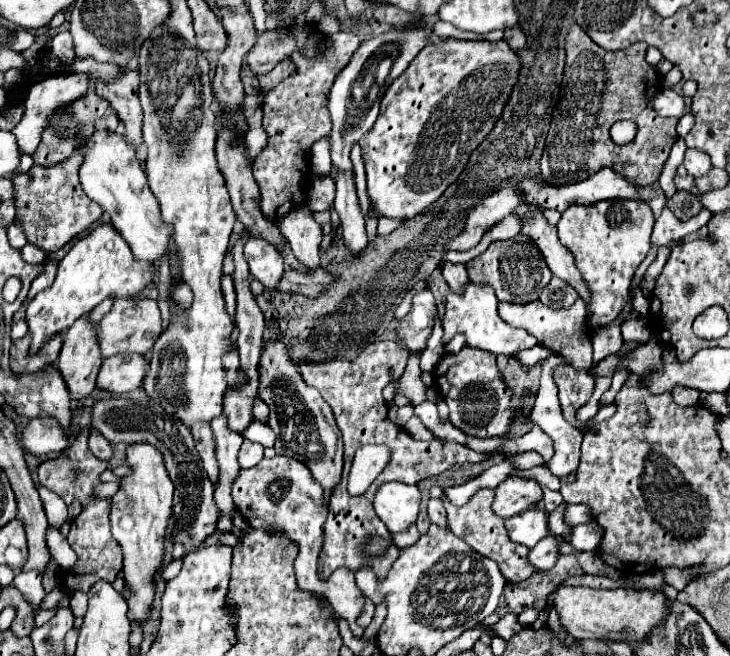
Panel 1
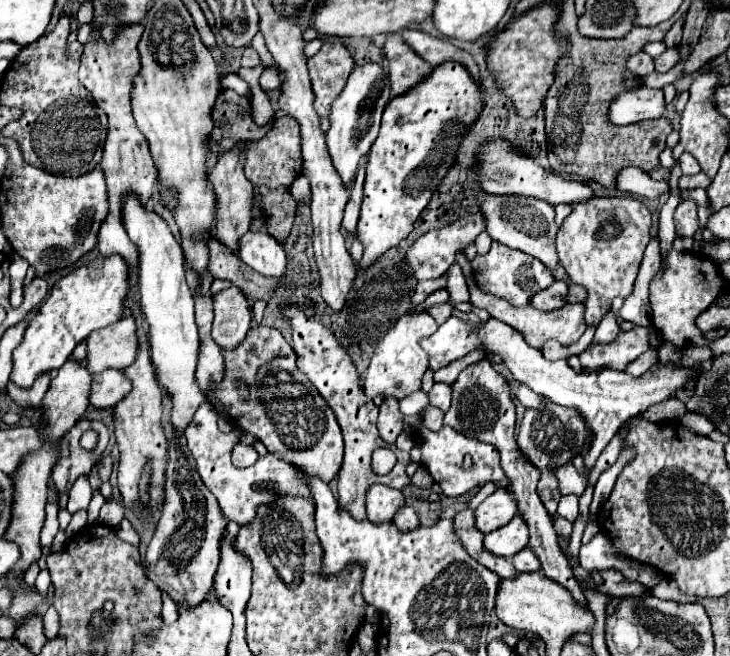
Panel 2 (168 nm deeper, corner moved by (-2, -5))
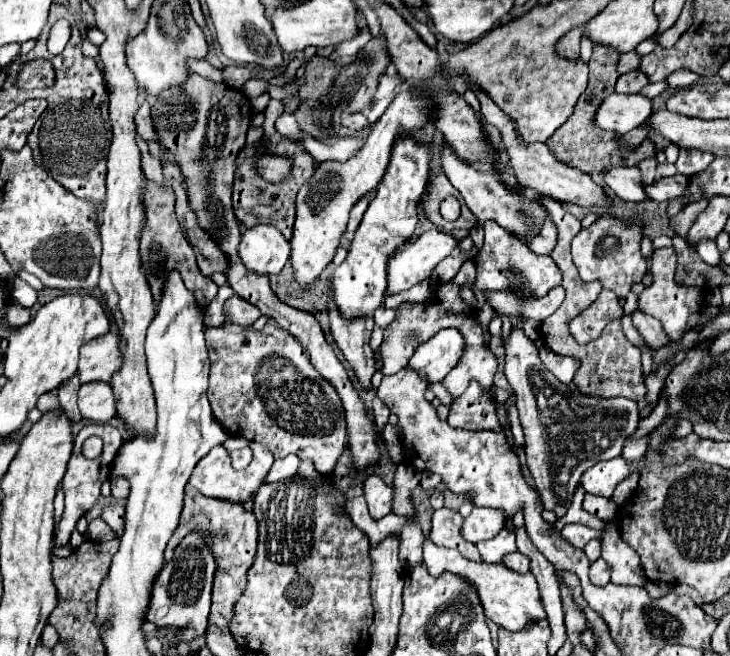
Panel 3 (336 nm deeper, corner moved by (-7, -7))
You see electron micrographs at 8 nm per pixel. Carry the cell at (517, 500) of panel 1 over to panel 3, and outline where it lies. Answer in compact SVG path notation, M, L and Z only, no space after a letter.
M475 507L471 515L463 523L463 537L471 543L479 543L483 539L493 539L505 525L507 515L503 509L487 509Z

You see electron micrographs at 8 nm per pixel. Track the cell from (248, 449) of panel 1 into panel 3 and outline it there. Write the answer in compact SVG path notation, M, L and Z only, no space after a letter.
M249 447L239 449L239 451L231 451L231 459L233 459L235 469L245 469L251 463L251 457L253 457L253 453Z

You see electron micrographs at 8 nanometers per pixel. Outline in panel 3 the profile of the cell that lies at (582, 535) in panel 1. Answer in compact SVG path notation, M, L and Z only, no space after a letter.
M603 559L593 561L589 569L589 579L593 585L607 585L611 581L611 567L607 565L607 561Z

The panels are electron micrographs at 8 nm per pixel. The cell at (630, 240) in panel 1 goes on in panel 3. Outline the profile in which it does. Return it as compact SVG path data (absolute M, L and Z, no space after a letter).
M607 213L597 217L597 221L591 227L581 229L571 243L571 255L579 277L583 281L599 281L603 287L615 291L615 295L627 297L631 285L641 283L647 273L647 261L641 255L643 229L645 225L639 219L633 219L633 223L629 223Z

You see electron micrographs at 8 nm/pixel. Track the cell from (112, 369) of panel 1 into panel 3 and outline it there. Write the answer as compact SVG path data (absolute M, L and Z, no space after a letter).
M107 381L85 383L79 389L81 415L95 423L107 423L115 417L115 391Z

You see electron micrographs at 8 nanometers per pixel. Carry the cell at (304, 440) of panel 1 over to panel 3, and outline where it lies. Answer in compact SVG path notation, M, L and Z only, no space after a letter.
M271 325L263 331L243 329L239 333L229 327L209 327L205 329L205 339L211 359L207 397L215 419L227 429L227 433L267 445L275 459L287 457L289 453L295 453L301 459L311 459L319 473L331 475L347 447L345 411L335 389L319 373L315 373L301 343L295 341L291 333Z

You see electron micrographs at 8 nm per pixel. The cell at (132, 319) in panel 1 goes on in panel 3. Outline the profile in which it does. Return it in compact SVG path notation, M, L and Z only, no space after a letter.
M109 331L103 337L95 337L81 347L79 357L79 379L89 381L109 381L113 373L119 371L123 363L121 337L117 331Z

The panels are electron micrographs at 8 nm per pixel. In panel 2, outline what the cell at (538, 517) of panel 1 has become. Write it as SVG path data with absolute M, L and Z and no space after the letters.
M514 517L504 527L496 529L494 533L484 535L484 547L496 557L510 559L518 551L522 551L528 545L528 525L522 517Z

